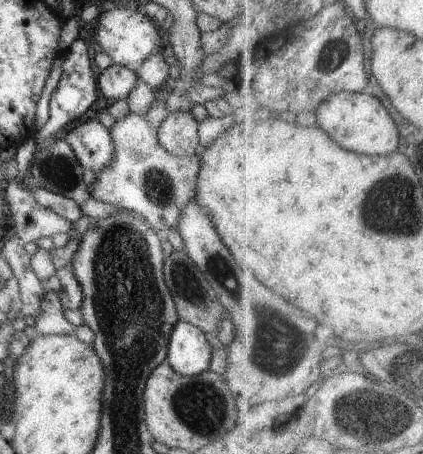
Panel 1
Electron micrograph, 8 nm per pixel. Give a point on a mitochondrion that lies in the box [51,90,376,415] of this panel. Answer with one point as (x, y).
(266, 355)

